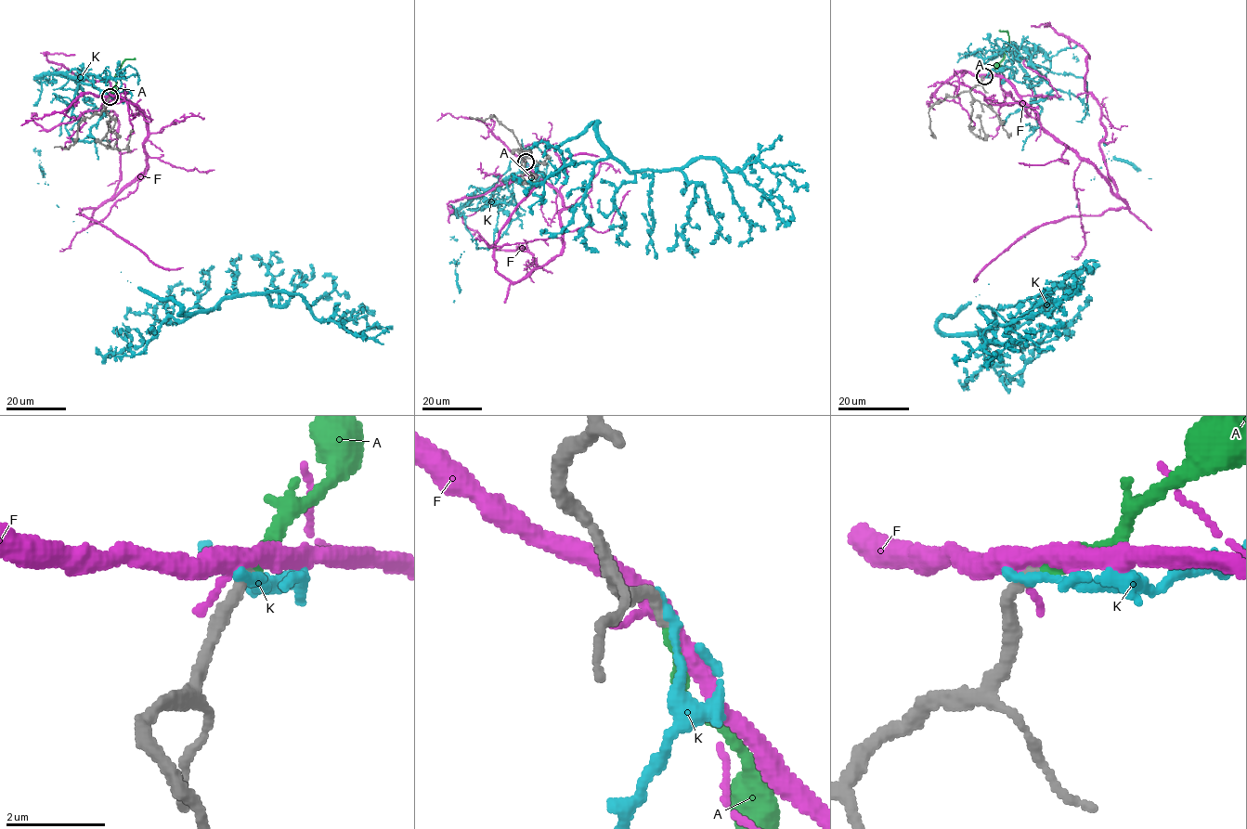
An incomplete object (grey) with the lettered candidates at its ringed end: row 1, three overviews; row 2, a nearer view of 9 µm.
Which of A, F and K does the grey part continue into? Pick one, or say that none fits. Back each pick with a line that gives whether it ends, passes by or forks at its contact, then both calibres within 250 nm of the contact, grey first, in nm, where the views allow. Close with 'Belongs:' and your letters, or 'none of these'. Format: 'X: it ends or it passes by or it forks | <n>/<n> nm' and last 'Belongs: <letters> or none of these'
A: it ends | 260/240 nm
Belongs: A

